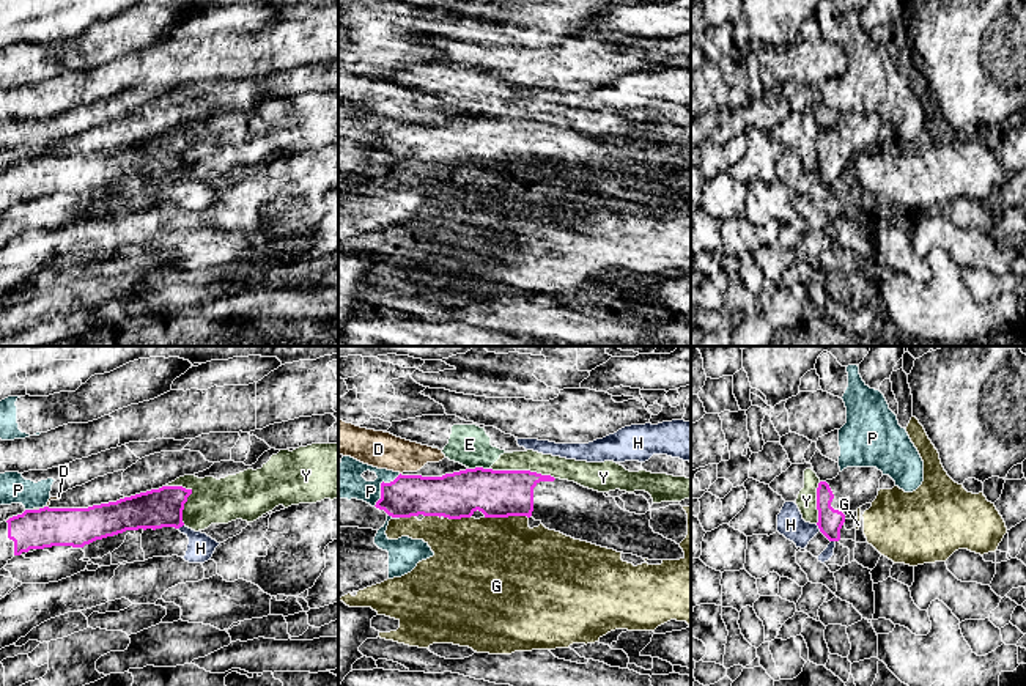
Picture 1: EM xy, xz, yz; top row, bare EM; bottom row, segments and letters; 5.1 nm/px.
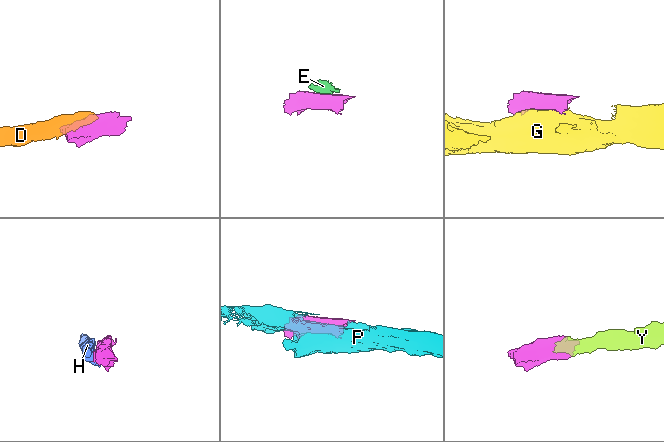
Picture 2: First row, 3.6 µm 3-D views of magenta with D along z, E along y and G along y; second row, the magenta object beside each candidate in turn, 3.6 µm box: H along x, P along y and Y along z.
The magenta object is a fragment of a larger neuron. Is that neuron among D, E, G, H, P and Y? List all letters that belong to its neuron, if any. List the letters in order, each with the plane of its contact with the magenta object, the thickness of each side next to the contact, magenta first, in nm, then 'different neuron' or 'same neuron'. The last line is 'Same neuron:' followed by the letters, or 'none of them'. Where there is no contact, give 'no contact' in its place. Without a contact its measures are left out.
D: contact in xy; calibres 200 and 20 nm; different neuron
E: contact in xz; calibres 240 and 200 nm; different neuron
G: contact in xz; calibres 240 and 480 nm; different neuron
H: contact in yz; calibres 130 and 140 nm; different neuron
P: contact in xz; calibres 220 and 190 nm; different neuron
Y: contact in xz; calibres 240 and 110 nm; different neuron
Same neuron: none of them

